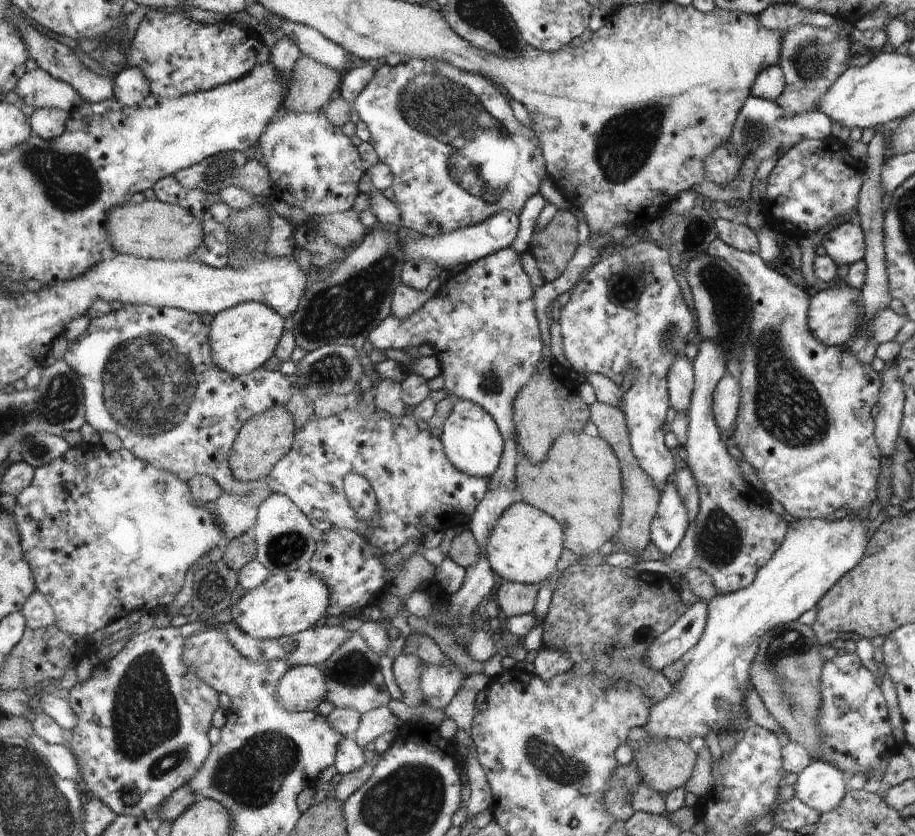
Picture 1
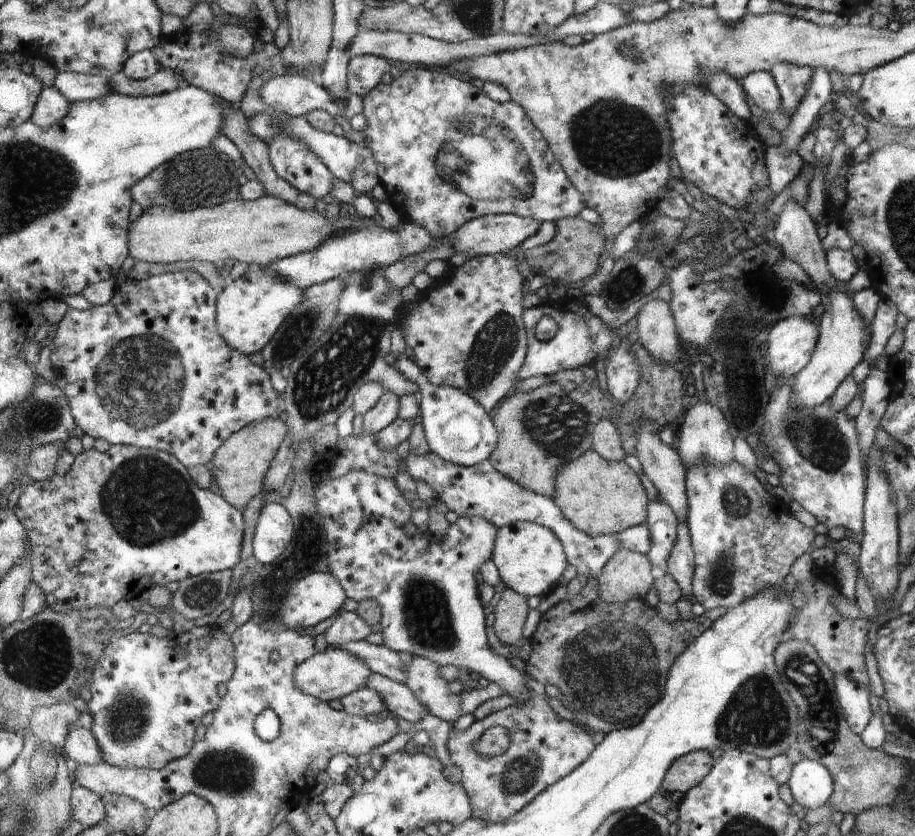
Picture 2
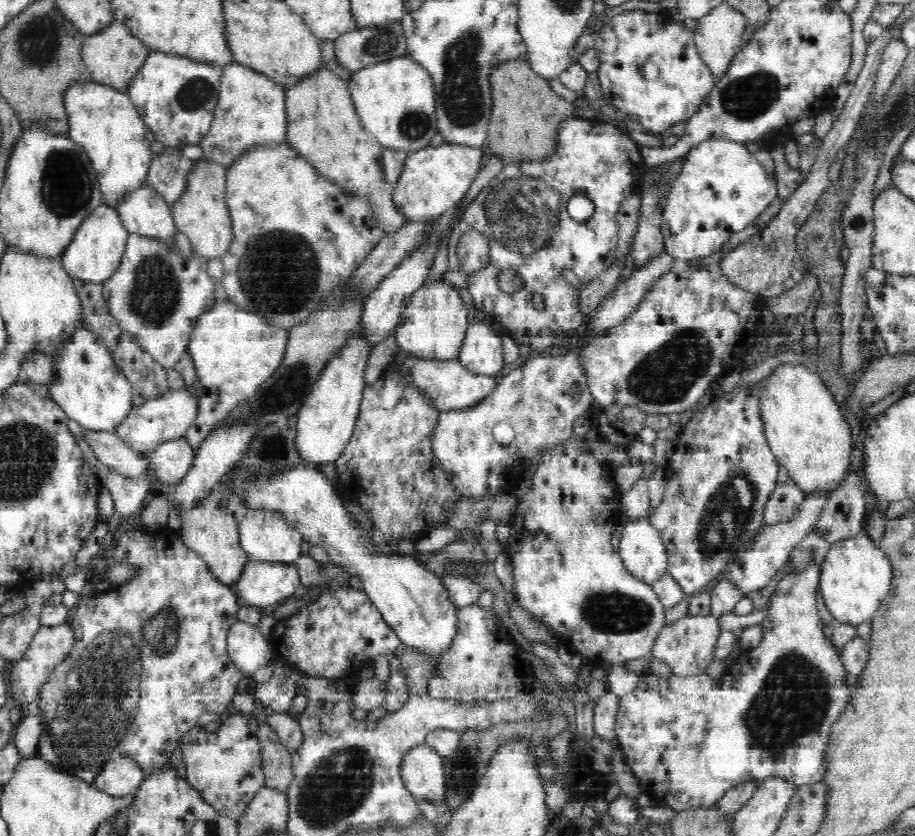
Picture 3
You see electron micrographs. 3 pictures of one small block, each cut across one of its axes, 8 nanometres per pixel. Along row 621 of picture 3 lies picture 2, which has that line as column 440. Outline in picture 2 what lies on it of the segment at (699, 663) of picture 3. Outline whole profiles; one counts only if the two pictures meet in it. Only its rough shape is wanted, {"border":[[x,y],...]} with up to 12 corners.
{"border":[[404,653],[404,684],[428,713],[456,723],[462,697],[439,665]]}

